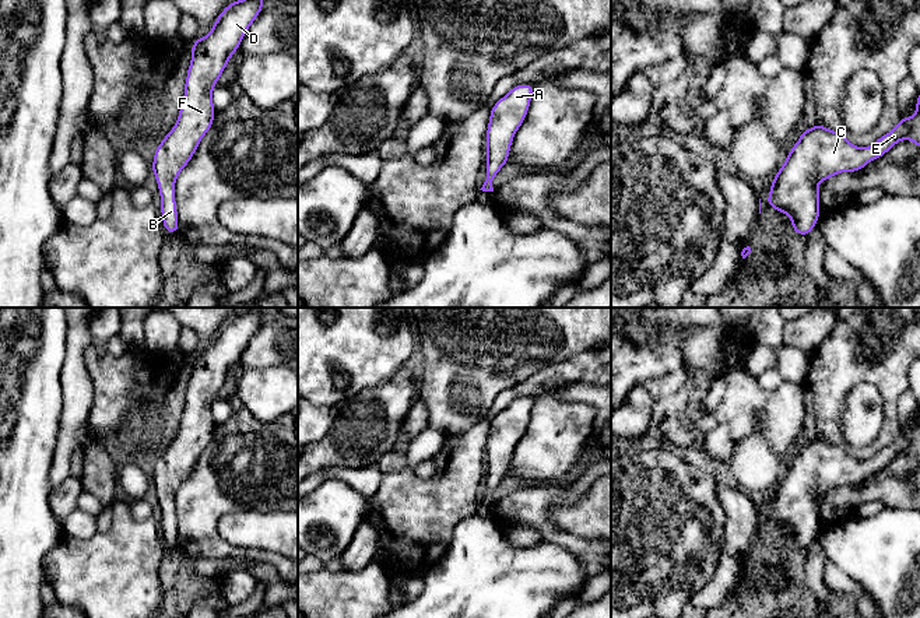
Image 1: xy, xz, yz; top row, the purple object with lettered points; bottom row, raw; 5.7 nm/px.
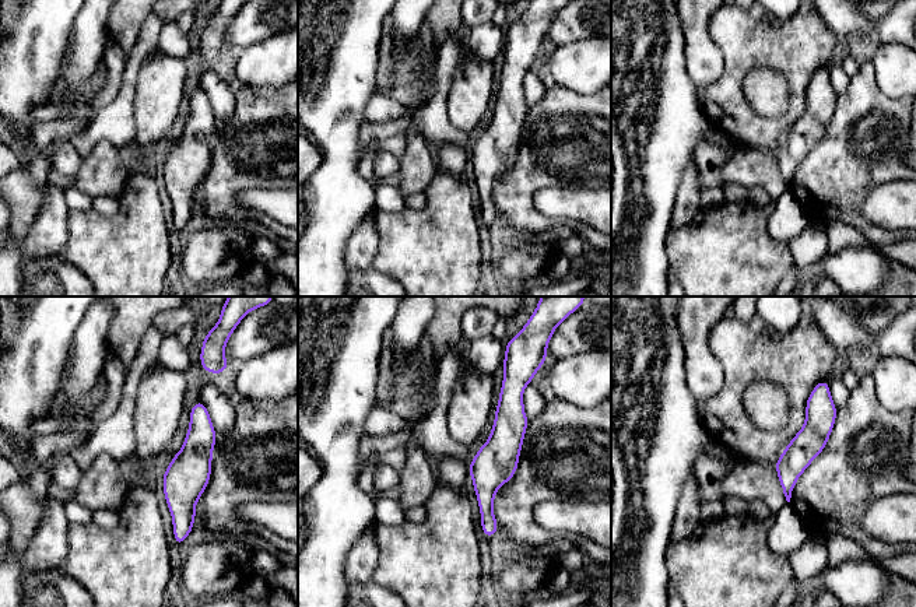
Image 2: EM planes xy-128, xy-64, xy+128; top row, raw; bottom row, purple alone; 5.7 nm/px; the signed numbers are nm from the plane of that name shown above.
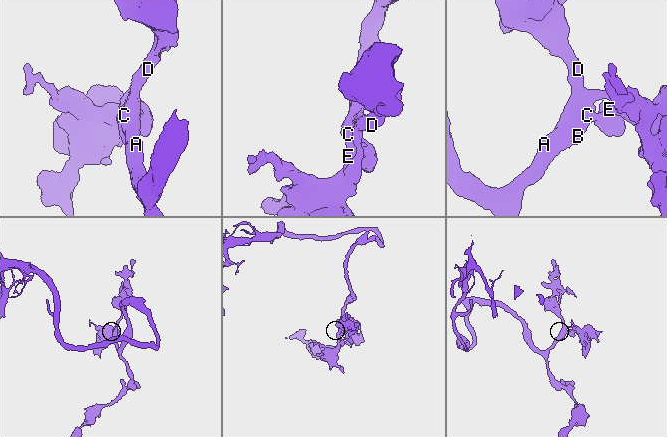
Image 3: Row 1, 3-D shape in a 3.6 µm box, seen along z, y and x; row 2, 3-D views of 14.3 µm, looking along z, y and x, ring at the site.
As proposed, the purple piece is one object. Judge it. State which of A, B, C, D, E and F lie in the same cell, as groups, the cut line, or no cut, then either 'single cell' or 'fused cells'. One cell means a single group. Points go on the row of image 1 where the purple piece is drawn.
A B C D E F | no cut | single cell

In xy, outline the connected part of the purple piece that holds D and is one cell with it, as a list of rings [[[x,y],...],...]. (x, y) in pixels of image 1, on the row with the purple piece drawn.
[[[264,0],[229,3],[211,25],[211,32],[190,45],[192,62],[187,69],[178,120],[157,145],[151,164],[161,196],[165,232],[179,233],[176,178],[190,162],[201,138],[214,124],[213,89],[264,4]]]

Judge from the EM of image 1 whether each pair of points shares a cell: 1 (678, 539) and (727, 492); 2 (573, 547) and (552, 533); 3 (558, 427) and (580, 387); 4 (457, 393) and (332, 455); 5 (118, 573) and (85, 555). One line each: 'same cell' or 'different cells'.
1: different cells
2: same cell
3: different cells
4: different cells
5: same cell

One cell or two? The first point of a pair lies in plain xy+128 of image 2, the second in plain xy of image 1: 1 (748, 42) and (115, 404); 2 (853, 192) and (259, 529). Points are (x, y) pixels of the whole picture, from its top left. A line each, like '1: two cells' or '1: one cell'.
1: one cell
2: two cells

